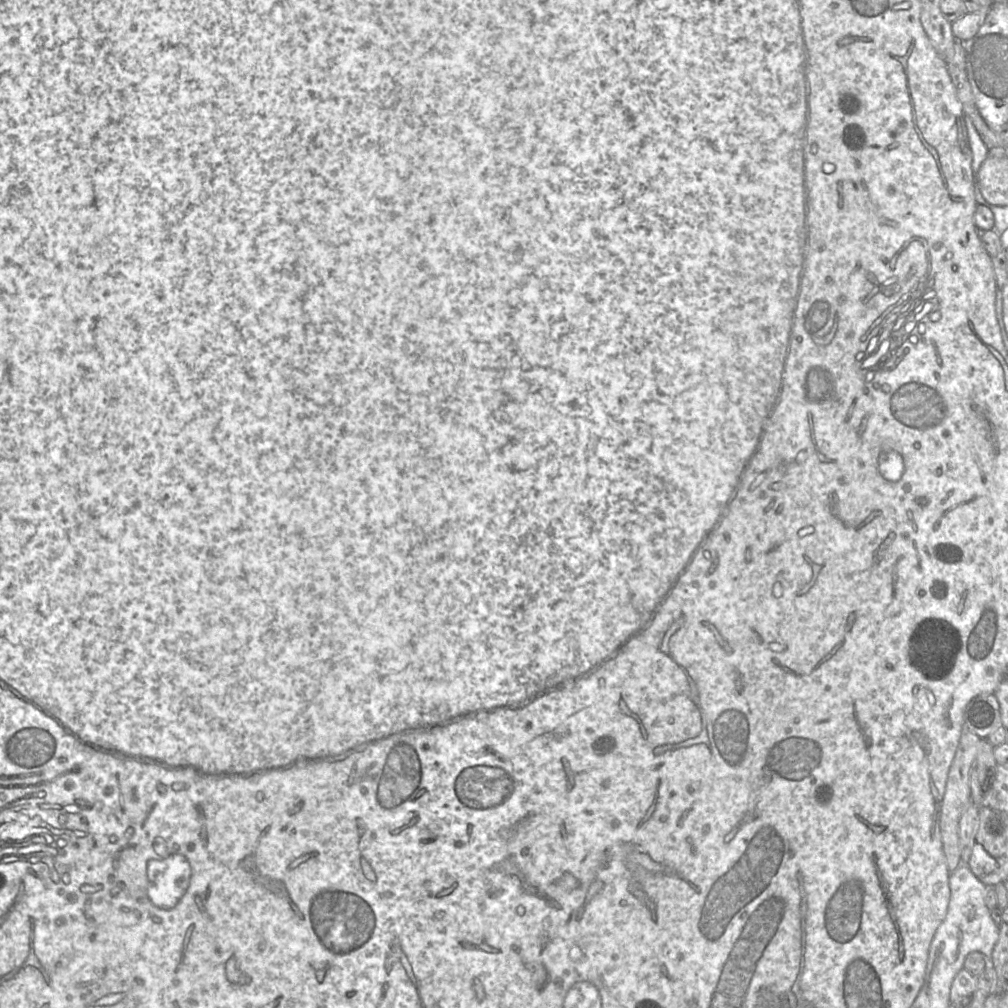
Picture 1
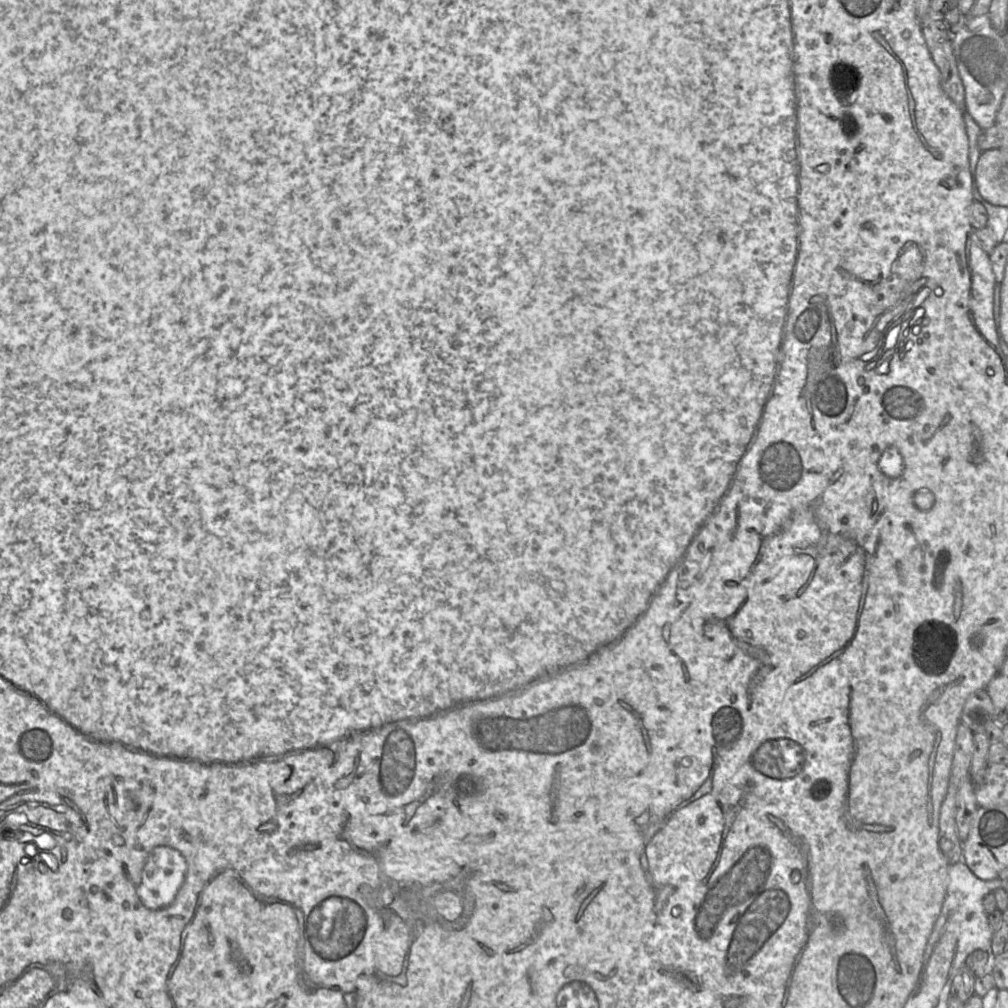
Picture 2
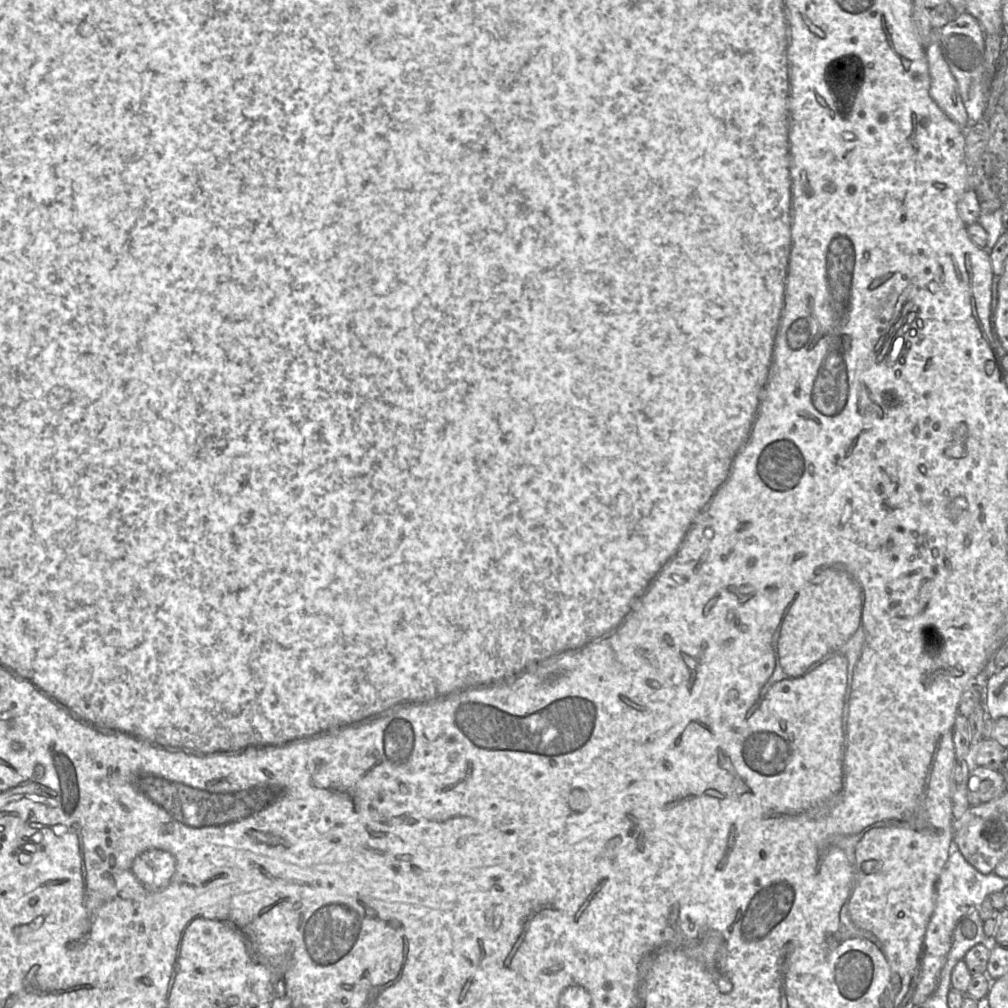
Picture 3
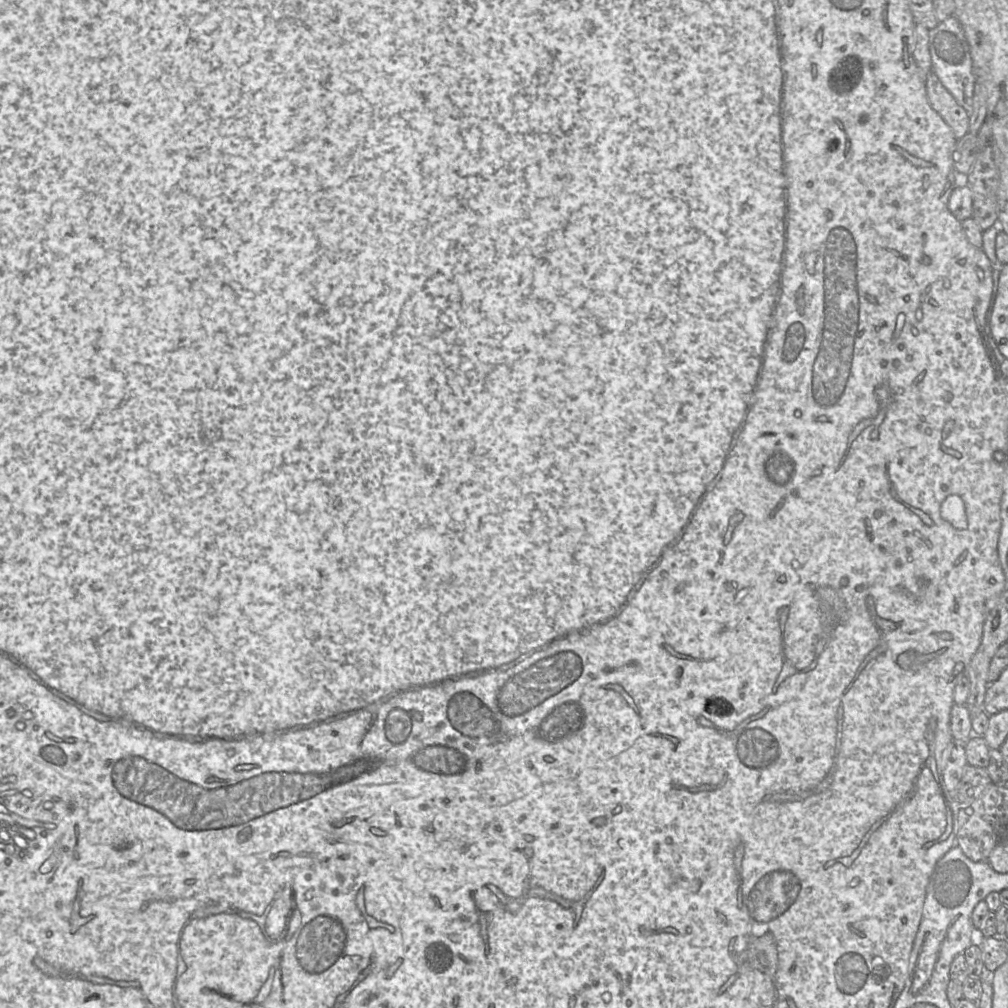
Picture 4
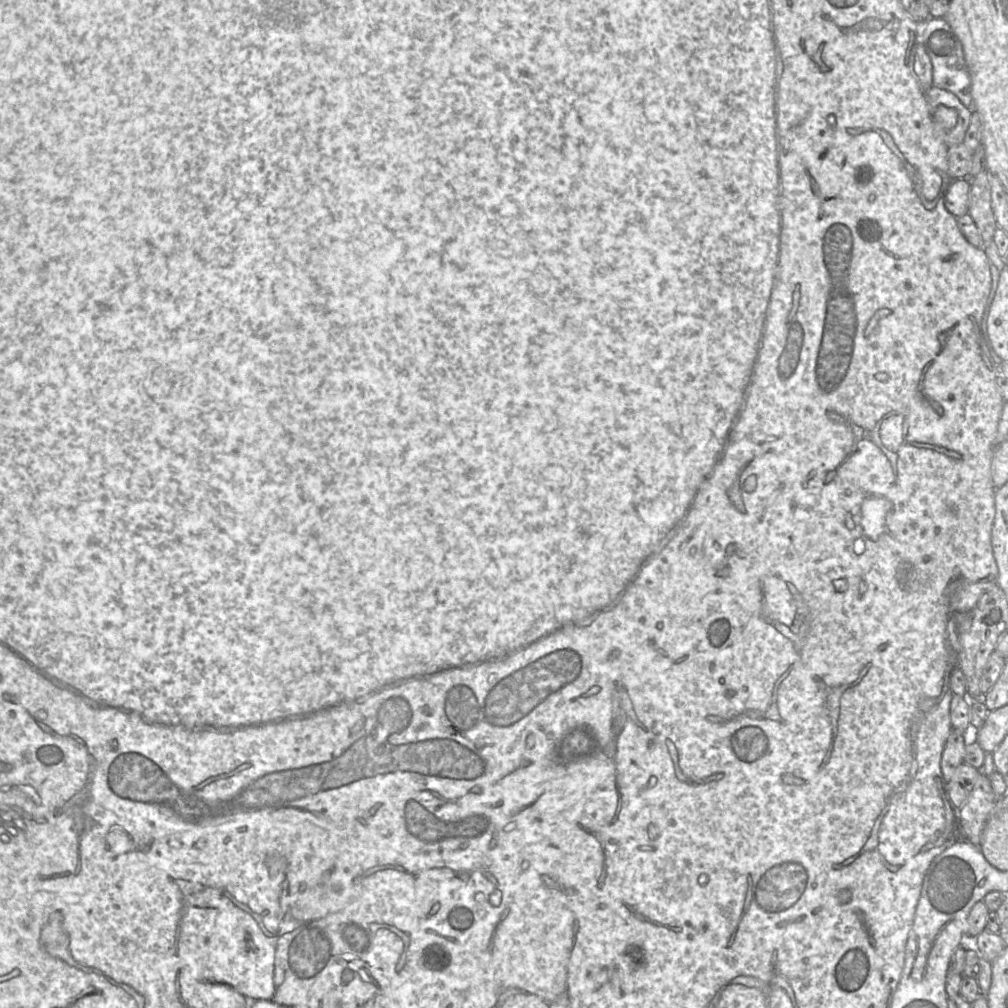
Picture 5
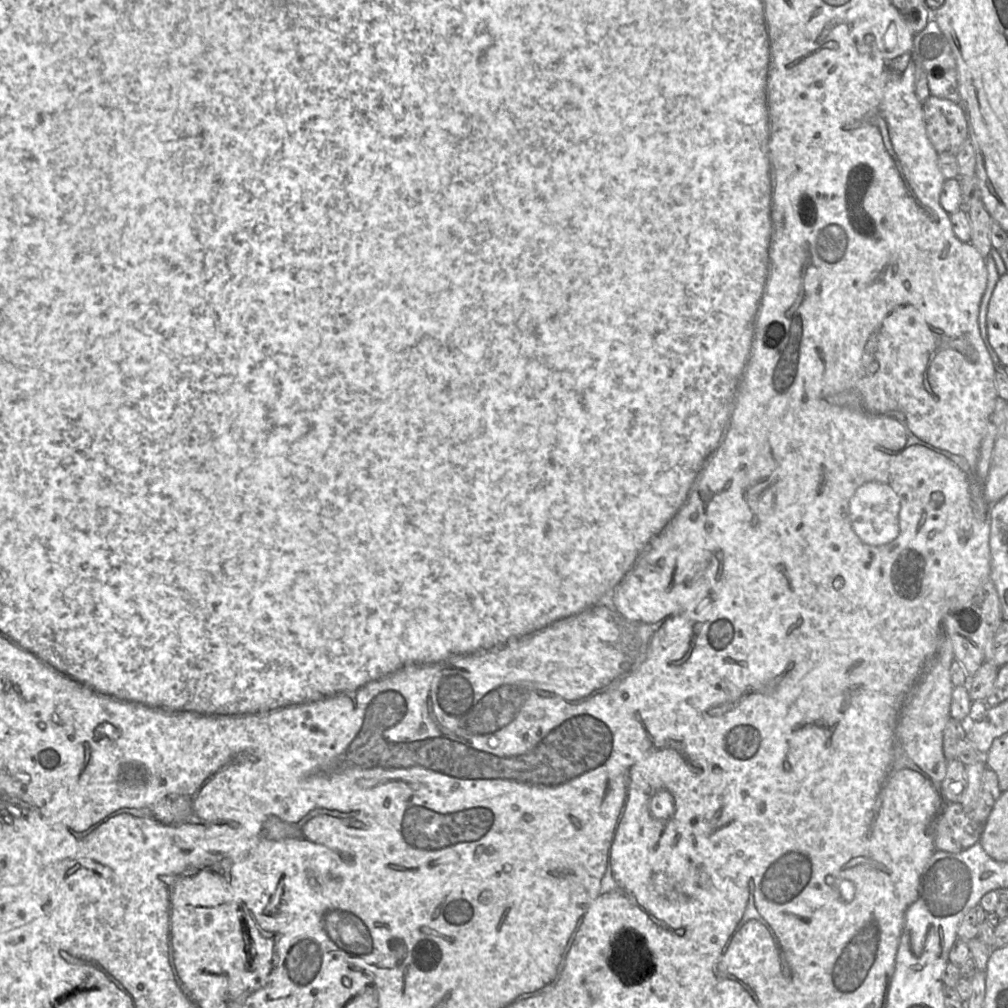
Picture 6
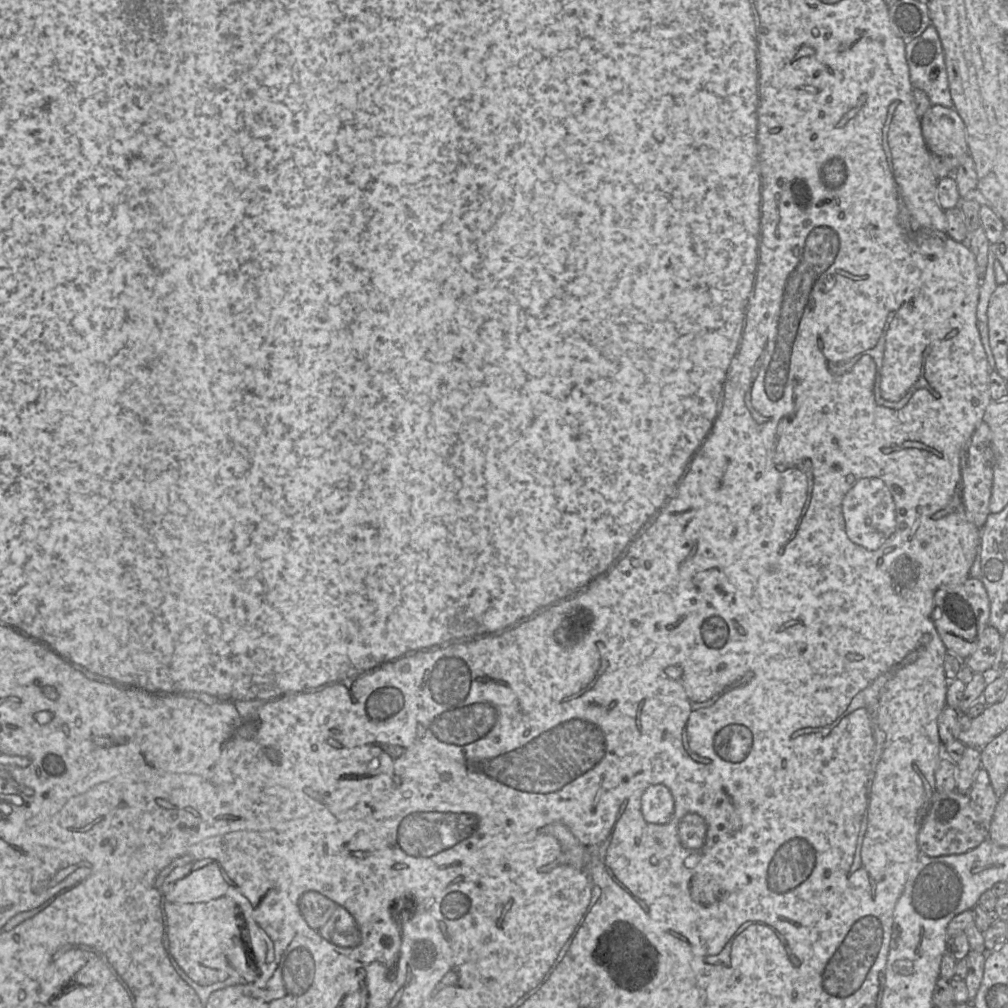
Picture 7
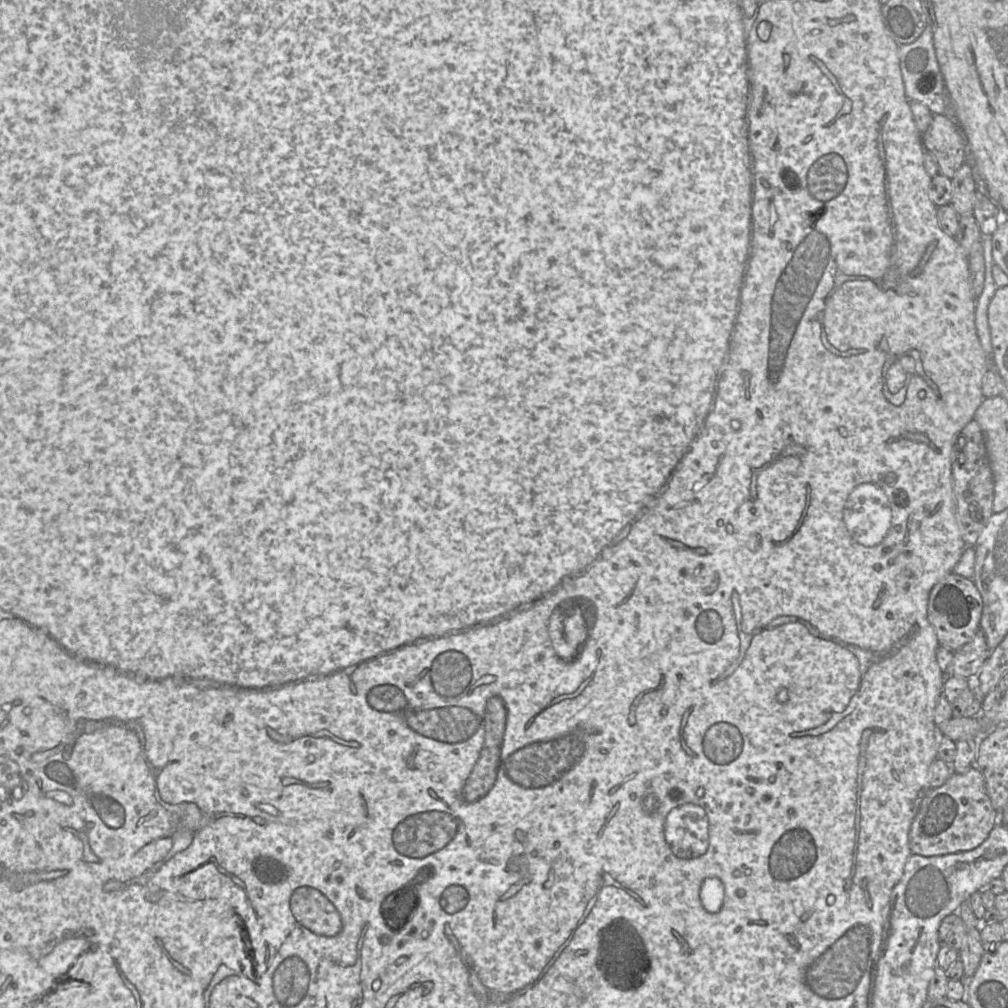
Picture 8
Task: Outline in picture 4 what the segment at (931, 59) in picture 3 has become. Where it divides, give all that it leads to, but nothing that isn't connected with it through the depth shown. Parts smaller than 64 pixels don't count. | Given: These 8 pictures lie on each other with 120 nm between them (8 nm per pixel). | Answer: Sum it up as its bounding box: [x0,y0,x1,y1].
[926,71,969,139]

